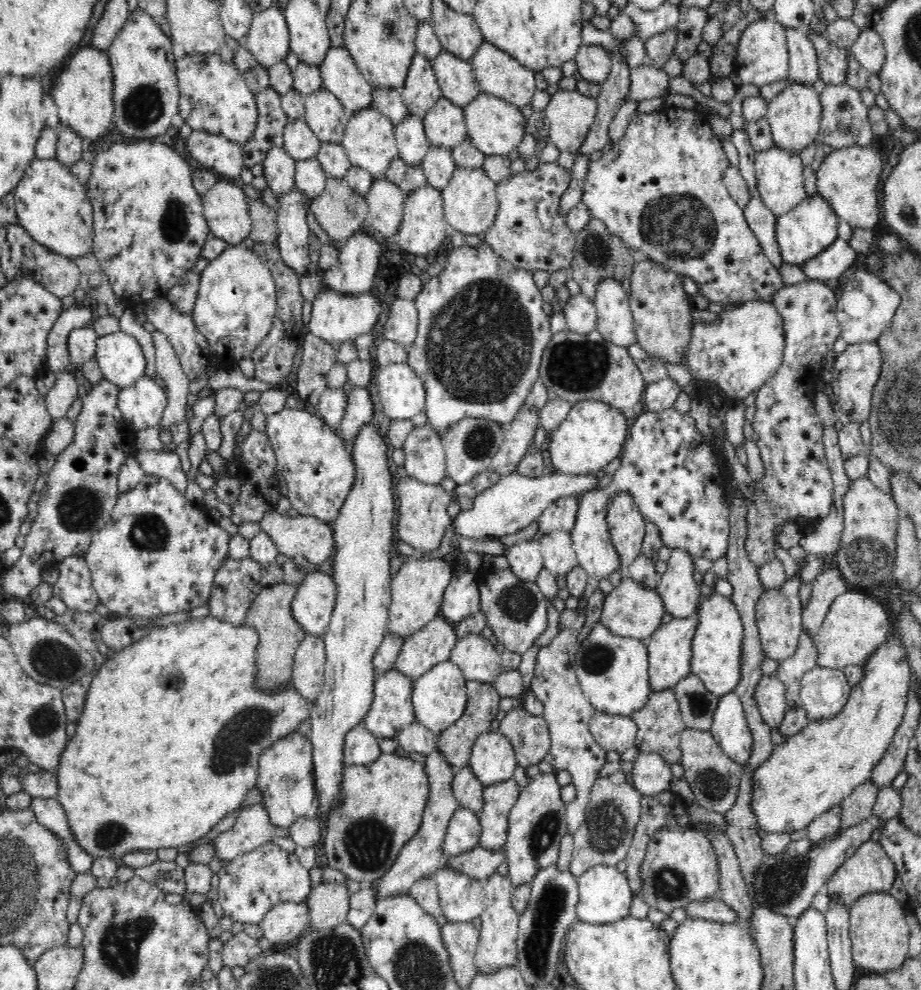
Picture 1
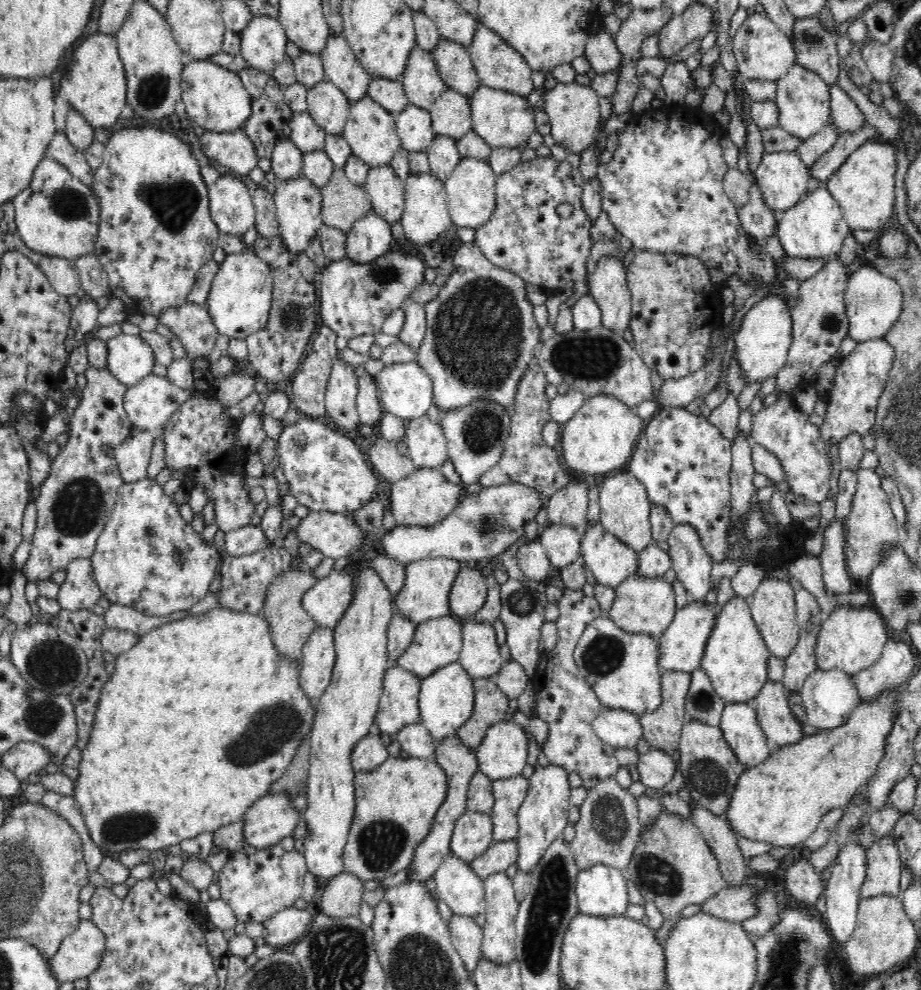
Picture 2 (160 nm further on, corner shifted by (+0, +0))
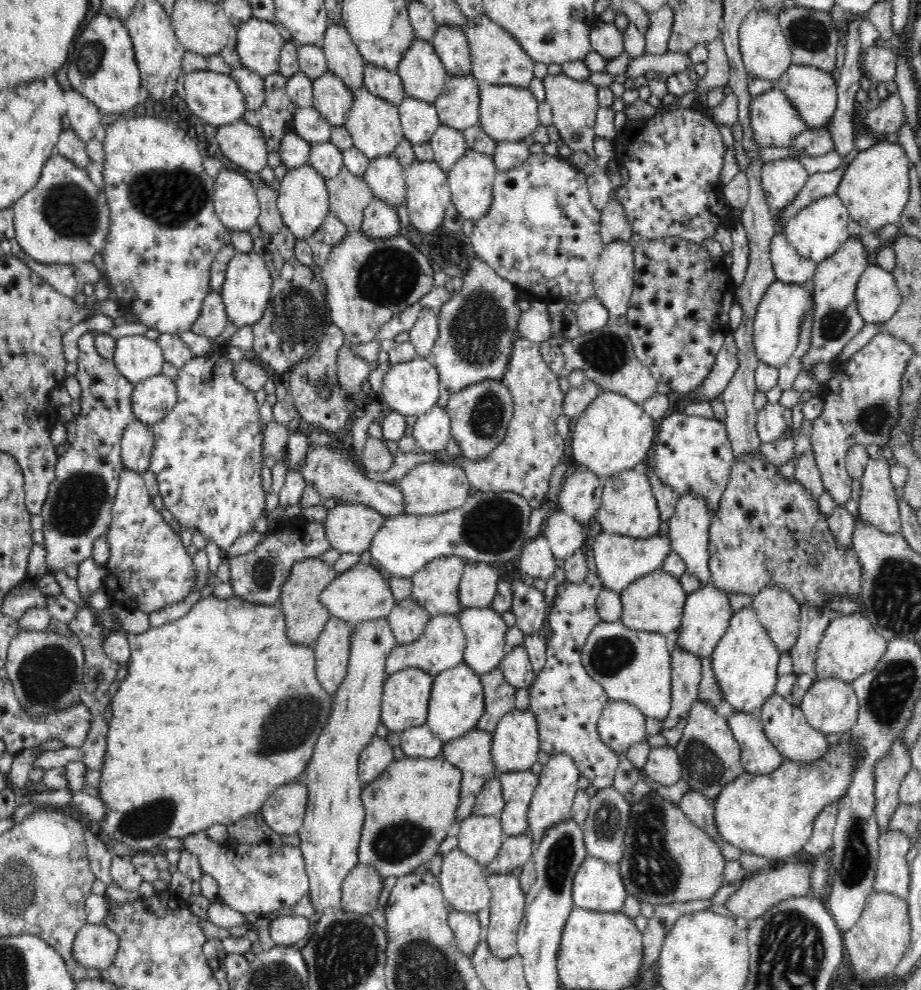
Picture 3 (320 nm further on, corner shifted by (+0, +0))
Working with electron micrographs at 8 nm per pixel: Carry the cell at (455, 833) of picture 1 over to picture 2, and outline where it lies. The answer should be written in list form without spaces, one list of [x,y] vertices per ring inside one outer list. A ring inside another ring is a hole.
[[[466,811],[456,821],[450,840],[450,850],[458,858],[472,862],[482,856],[492,840],[493,824],[489,814]]]

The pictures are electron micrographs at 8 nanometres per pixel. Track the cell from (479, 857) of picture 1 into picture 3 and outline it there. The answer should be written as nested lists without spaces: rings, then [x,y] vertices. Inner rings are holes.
[[[530,832],[524,834],[504,837],[499,854],[484,866],[485,874],[511,873],[514,868],[520,868],[532,858],[533,842]]]

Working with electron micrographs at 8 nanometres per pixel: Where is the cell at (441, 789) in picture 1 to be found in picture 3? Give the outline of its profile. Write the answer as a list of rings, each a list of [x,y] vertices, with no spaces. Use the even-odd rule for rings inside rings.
[[[474,728],[468,731],[463,736],[454,738],[451,741],[444,743],[442,748],[442,755],[452,765],[460,768],[462,771],[462,782],[460,782],[460,802],[456,806],[456,825],[458,822],[468,818],[473,813],[473,806],[478,797],[478,794],[482,791],[488,780],[492,780],[498,775],[496,767],[494,767],[494,761],[492,761],[492,733]]]

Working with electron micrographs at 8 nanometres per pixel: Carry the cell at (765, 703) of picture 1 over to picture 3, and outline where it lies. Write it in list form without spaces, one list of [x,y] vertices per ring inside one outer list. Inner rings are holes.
[[[774,692],[772,696],[768,696],[764,700],[757,715],[762,721],[766,737],[770,739],[770,742],[781,752],[785,759],[810,764],[810,762],[820,760],[828,752],[829,743],[826,740],[826,735],[810,726],[800,706],[792,705],[778,693]]]

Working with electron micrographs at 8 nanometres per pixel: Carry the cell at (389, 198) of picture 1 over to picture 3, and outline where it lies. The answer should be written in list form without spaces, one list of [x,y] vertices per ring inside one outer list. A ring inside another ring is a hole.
[[[394,154],[379,156],[369,162],[363,180],[376,198],[398,208],[407,196],[405,170]]]

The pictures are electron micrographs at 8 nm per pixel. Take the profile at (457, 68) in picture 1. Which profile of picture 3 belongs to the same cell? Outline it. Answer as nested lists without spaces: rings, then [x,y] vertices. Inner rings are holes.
[[[437,25],[432,41],[433,48],[450,76],[471,73],[471,54],[466,35],[456,25]]]

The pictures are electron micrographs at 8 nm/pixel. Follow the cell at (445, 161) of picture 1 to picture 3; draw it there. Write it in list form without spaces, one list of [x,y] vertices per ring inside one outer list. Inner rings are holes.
[[[442,124],[434,134],[431,134],[429,143],[434,151],[434,162],[446,174],[452,170],[452,166],[464,156],[468,149],[462,131]]]

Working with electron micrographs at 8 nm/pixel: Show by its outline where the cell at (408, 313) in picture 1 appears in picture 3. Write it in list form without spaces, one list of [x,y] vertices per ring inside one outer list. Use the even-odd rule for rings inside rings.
[[[421,308],[416,325],[409,330],[409,341],[420,357],[429,357],[438,336],[439,315],[430,308]]]

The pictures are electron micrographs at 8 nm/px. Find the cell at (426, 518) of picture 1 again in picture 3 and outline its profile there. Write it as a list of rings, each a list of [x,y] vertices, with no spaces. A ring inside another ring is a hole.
[[[440,461],[418,464],[399,480],[398,487],[404,495],[404,508],[408,515],[436,515],[455,510],[461,507],[474,491],[461,467]]]

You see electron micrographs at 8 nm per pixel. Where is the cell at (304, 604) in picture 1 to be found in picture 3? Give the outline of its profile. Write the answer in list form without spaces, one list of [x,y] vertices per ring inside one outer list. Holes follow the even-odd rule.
[[[360,562],[347,572],[338,574],[337,578],[320,594],[320,602],[328,607],[330,616],[351,624],[374,620],[374,618],[387,618],[390,610],[396,605],[396,599],[385,574]]]

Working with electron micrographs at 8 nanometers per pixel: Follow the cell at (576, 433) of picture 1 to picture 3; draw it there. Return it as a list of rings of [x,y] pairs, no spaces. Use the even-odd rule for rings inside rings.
[[[603,390],[574,421],[570,444],[572,458],[580,468],[592,471],[602,480],[614,473],[640,467],[651,454],[657,420],[646,414],[642,405],[623,394]]]

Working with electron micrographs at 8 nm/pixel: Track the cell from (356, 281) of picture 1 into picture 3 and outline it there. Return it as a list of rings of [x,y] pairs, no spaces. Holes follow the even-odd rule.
[[[374,197],[364,209],[360,229],[374,239],[394,238],[401,231],[397,208]]]

